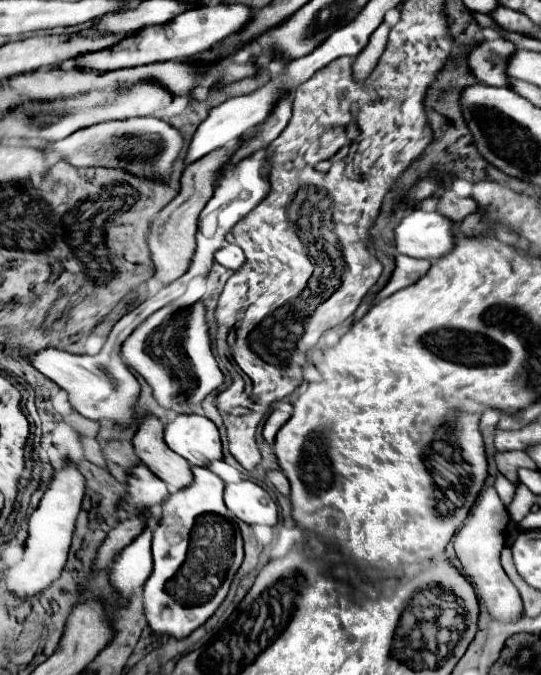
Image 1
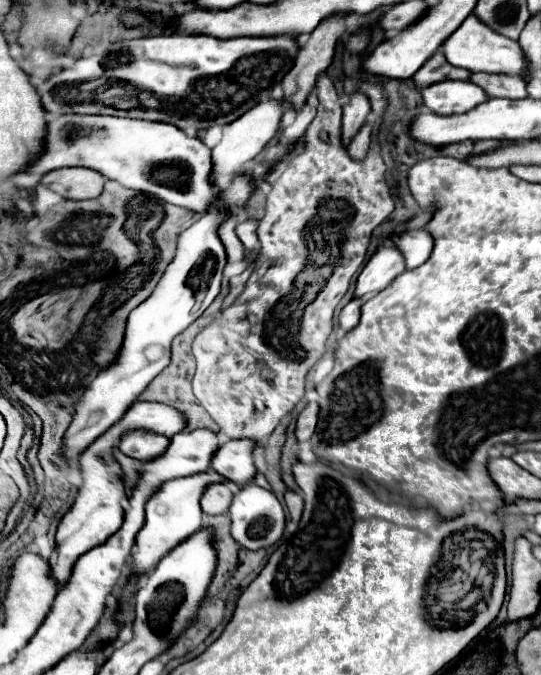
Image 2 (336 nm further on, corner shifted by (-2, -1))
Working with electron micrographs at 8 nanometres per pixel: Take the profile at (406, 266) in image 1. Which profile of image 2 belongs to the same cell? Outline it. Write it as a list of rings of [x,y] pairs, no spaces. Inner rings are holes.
[[[352,299],[352,301],[340,311],[340,327],[342,327],[344,331],[350,331],[354,325],[358,325],[362,303],[364,303],[364,299]]]

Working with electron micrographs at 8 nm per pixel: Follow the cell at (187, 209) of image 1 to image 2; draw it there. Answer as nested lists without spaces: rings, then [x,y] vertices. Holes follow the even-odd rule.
[[[328,17],[322,21],[320,27],[314,29],[314,33],[308,37],[308,41],[302,45],[298,57],[296,57],[296,65],[290,69],[290,73],[284,77],[282,81],[282,91],[284,91],[284,101],[292,105],[292,109],[300,111],[302,105],[306,103],[308,95],[314,91],[316,87],[316,79],[320,77],[320,73],[324,73],[328,69],[328,65],[332,63],[334,57],[334,47],[336,41],[342,37],[342,33],[346,31],[344,27],[344,17]]]

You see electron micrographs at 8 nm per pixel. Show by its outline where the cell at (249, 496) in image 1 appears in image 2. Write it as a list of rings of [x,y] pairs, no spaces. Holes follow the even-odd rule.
[[[248,483],[246,487],[242,487],[236,495],[234,501],[230,505],[230,519],[232,519],[232,537],[246,549],[260,549],[260,547],[270,547],[274,545],[284,531],[284,509],[280,505],[280,501],[276,499],[276,495],[268,489],[262,489],[254,483]]]

